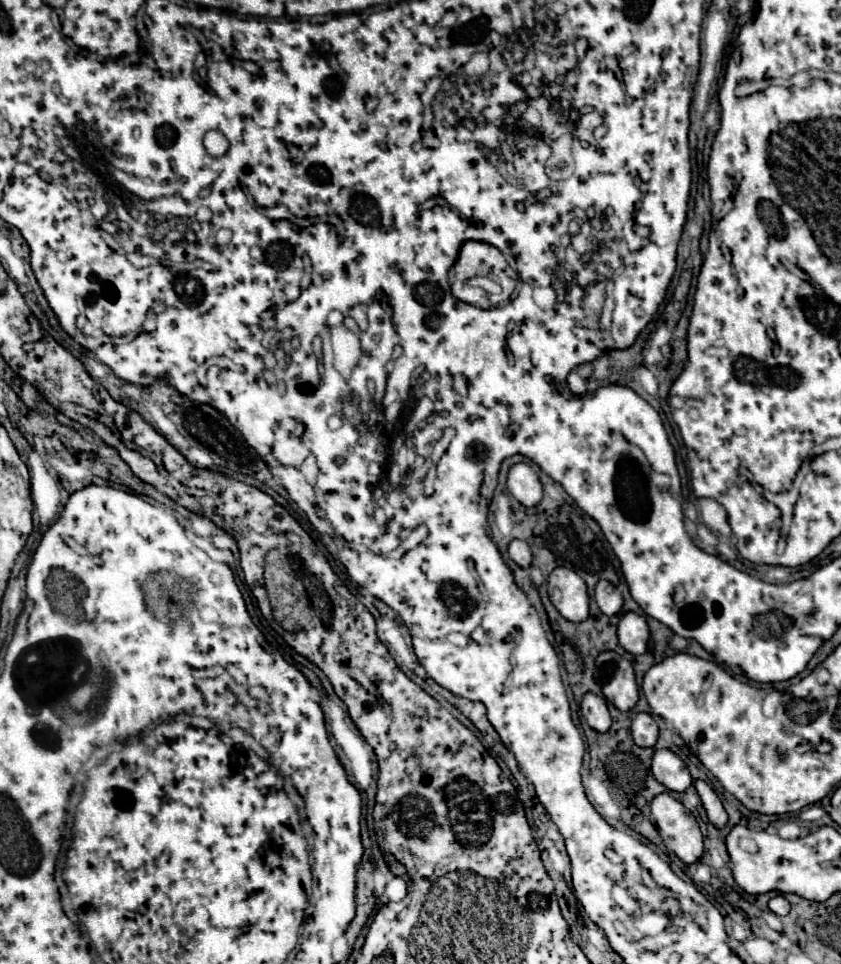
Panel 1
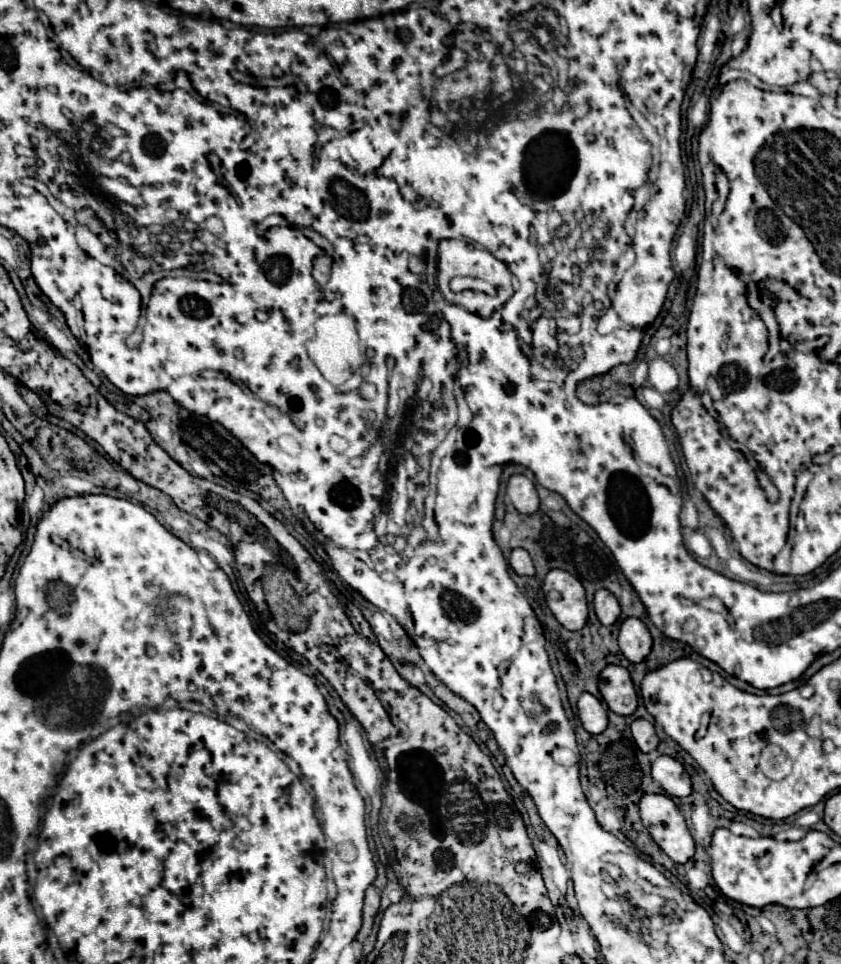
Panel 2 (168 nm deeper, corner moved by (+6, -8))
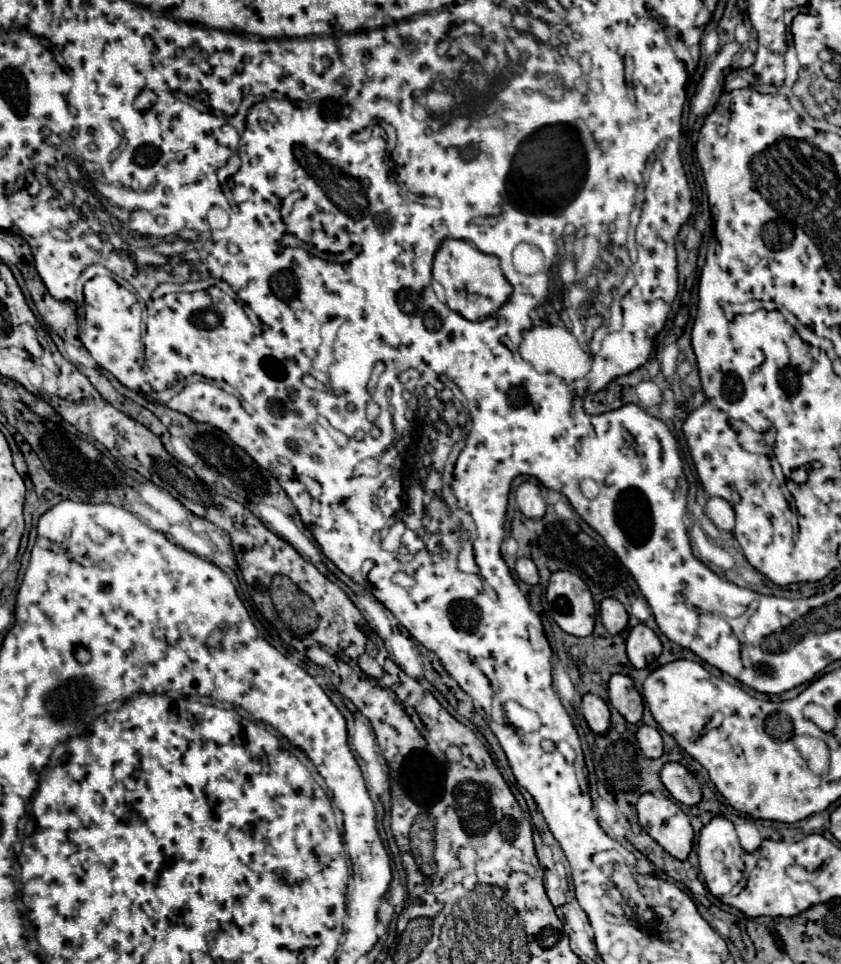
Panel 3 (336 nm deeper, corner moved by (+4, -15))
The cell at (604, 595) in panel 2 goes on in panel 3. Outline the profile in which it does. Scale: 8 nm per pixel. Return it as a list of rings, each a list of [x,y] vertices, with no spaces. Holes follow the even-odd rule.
[[[604,598],[600,604],[600,618],[610,634],[620,634],[628,624],[626,608],[616,598]]]

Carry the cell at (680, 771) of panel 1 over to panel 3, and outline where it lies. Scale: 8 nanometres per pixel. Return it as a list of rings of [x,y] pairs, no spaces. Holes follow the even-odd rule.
[[[678,762],[664,764],[664,768],[660,772],[660,780],[666,786],[666,790],[670,792],[670,796],[686,806],[694,806],[702,798],[696,778]]]

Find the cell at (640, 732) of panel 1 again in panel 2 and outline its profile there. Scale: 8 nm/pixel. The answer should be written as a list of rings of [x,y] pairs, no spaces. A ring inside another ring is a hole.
[[[636,719],[632,723],[632,737],[642,753],[652,753],[658,747],[658,737],[656,737],[654,725],[646,719]]]

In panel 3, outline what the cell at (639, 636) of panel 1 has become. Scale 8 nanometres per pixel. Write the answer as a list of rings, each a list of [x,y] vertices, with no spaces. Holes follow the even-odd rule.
[[[638,624],[630,630],[626,638],[626,652],[634,668],[646,668],[660,656],[662,644],[648,626]]]

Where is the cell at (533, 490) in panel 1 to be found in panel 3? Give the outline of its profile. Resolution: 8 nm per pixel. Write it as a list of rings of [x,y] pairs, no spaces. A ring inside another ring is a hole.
[[[524,482],[516,490],[516,504],[526,518],[542,518],[546,512],[546,504],[542,500],[540,488],[530,482]]]

